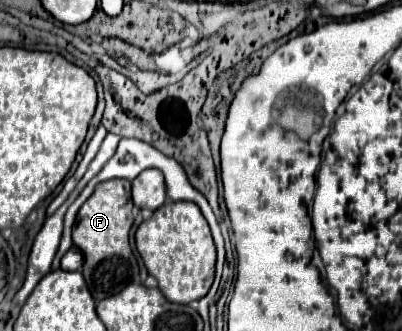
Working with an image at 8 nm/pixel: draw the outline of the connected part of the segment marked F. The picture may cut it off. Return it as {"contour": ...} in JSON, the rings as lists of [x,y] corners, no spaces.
{"contour":[[[107,180],[97,184],[95,192],[81,206],[75,230],[73,244],[83,252],[83,278],[95,302],[101,302],[107,296],[121,292],[131,280],[139,282],[137,260],[129,246],[129,230],[133,226],[133,202],[131,202],[131,184],[127,180]]]}

